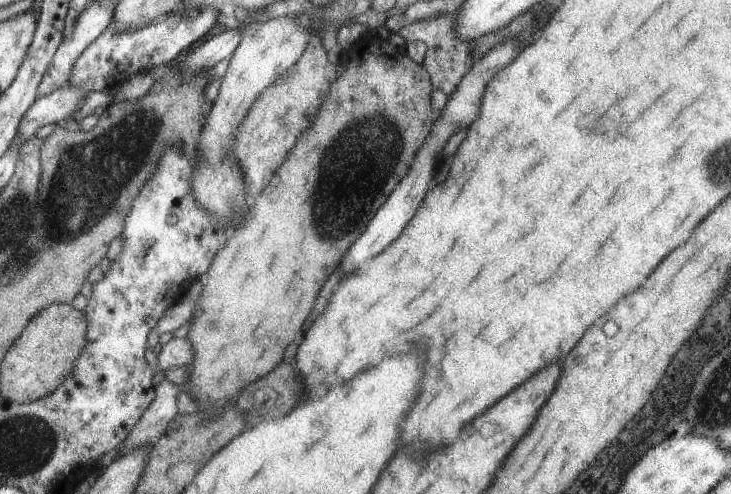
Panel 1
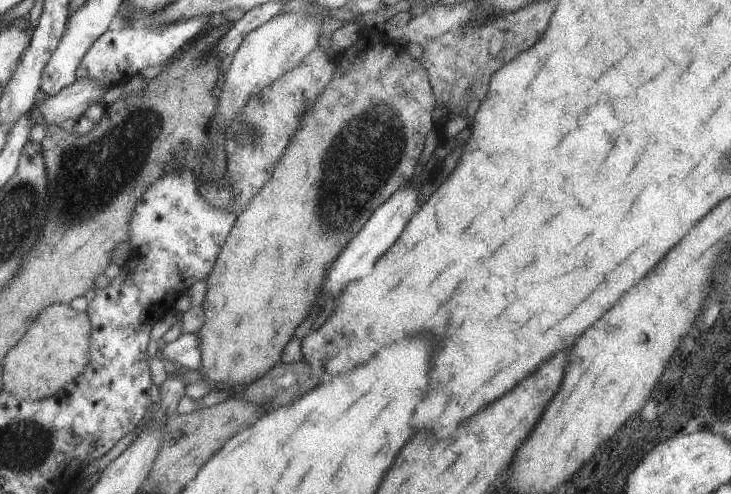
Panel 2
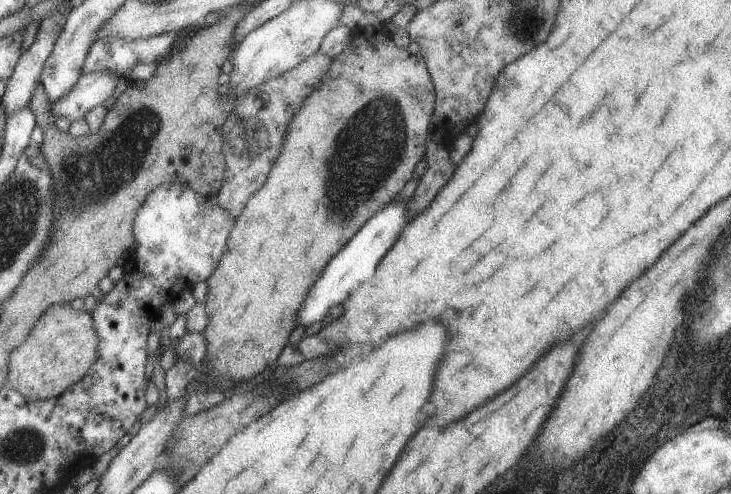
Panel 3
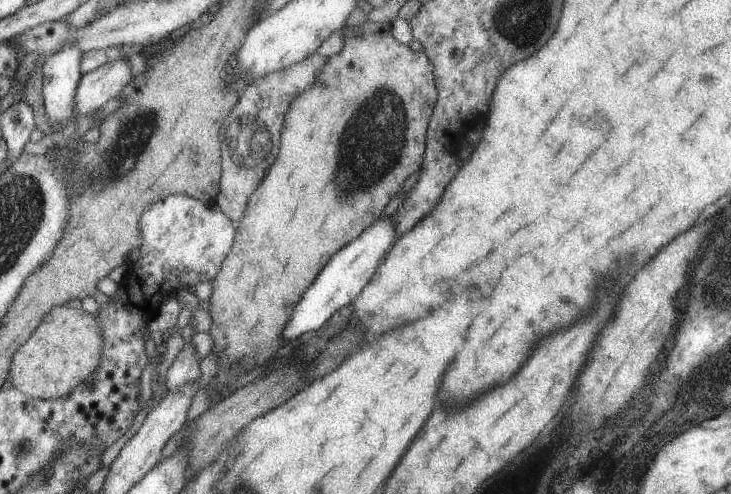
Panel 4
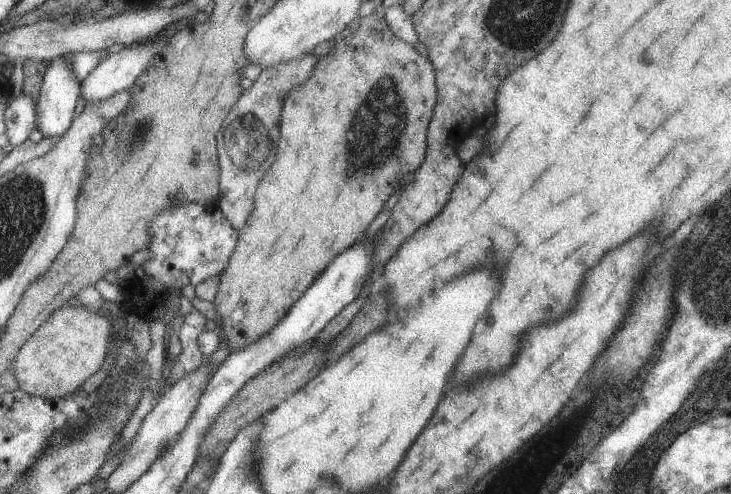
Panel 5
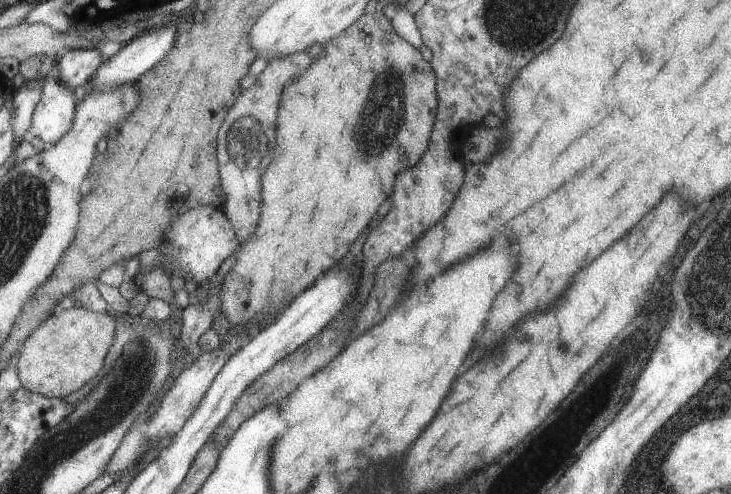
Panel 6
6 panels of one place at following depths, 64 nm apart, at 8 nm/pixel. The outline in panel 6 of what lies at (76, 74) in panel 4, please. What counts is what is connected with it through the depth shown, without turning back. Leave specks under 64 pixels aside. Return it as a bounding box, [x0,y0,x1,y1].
[24,73,74,146]

